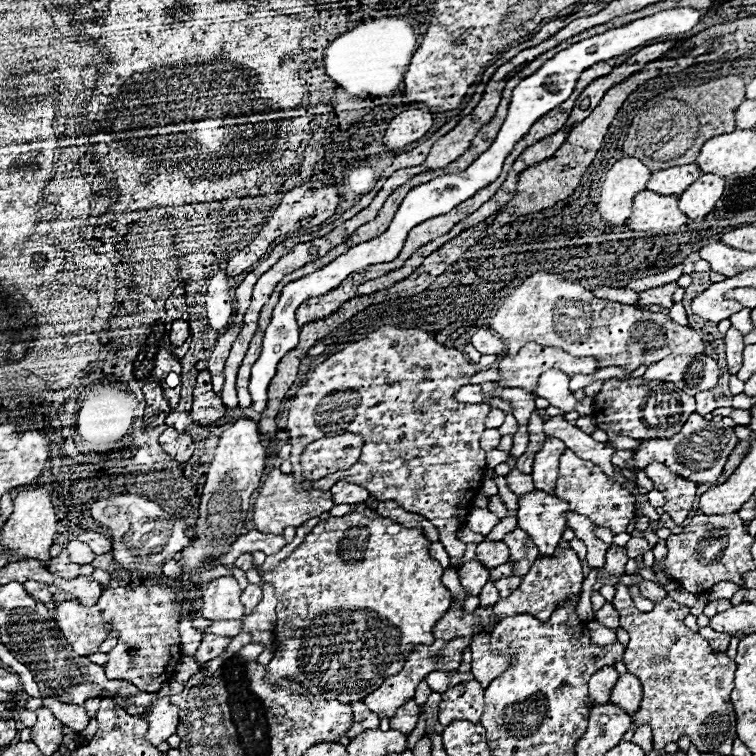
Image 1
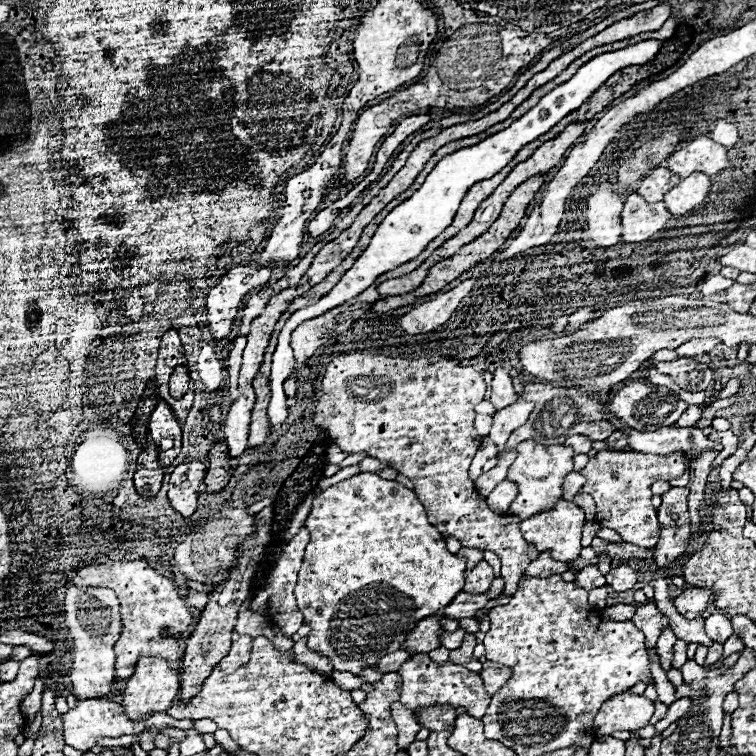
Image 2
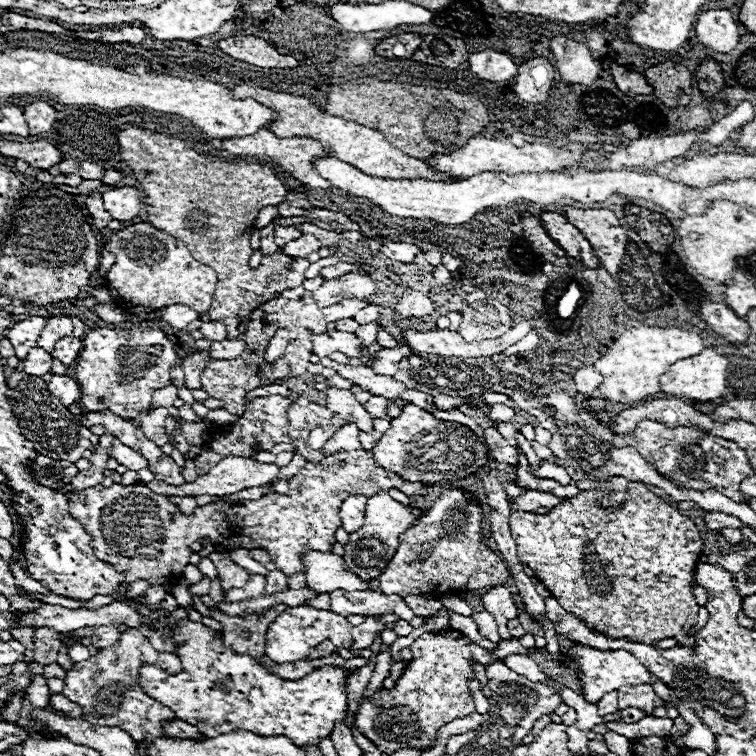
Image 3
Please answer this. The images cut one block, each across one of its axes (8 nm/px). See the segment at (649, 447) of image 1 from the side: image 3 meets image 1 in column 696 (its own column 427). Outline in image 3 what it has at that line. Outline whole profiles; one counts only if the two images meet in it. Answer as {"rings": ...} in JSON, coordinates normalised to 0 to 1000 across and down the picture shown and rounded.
{"rings":[[[537,534],[529,553],[519,556],[516,569],[492,593],[497,614],[524,624],[540,638],[603,638],[622,627],[632,627],[643,614],[643,593],[632,577],[611,561],[577,556],[553,537]]]}

